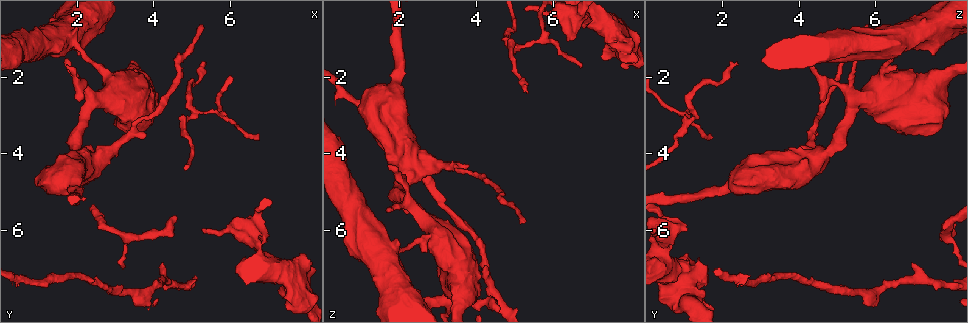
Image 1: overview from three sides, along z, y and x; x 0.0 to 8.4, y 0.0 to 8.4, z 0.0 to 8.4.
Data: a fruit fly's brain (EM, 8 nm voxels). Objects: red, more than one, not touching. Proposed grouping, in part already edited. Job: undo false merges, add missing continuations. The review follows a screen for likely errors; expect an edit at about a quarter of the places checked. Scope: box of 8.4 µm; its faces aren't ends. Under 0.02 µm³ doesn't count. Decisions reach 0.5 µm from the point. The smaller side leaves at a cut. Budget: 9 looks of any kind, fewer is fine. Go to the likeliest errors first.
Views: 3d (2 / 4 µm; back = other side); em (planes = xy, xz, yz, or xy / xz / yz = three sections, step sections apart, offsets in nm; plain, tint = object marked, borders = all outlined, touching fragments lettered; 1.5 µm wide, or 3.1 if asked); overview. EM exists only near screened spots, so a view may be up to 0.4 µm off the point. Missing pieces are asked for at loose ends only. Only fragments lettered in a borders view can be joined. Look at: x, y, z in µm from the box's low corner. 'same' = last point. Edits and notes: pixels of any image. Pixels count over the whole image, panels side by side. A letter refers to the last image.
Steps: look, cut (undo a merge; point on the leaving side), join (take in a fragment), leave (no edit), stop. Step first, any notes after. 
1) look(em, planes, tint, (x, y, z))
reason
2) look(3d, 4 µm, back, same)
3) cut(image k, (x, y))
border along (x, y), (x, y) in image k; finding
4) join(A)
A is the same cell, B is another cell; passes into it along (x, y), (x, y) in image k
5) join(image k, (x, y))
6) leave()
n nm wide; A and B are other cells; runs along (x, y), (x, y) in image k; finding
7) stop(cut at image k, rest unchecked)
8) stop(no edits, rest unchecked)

look(em, xy, step 4, tint, (7.25, 7.55, 1.45))
an open end

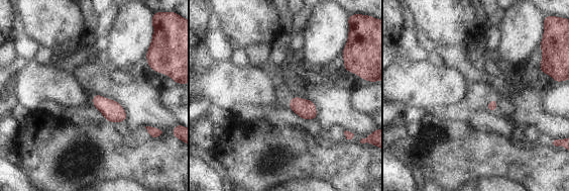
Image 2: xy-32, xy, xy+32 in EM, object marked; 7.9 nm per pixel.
look(em, planes, borders, same)

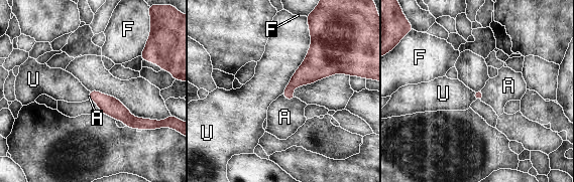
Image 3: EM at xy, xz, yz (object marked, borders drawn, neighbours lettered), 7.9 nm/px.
join(A)
A is the same cell, F and U are other cells; the neuron continues

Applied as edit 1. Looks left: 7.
look(3d, 4 µm, (1.90, 1.10, 6.50))
abrupt turn

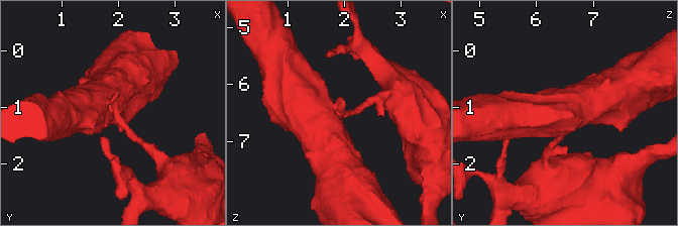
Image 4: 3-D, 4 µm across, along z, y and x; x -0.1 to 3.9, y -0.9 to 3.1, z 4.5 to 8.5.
look(em, yz, step 8, plain, (1.90, 1.15, 6.55))

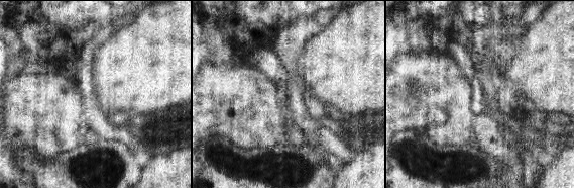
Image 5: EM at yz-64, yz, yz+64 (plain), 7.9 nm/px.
look(em, yz, step 8, borders, same)

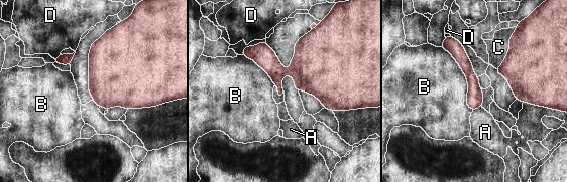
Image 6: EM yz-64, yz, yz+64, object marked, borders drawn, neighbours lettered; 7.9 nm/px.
cut(image 6, (316, 68))
A, B, C and D are other cells; two neurons meet here

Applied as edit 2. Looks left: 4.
stop(join at image 3, cut at image 6, rest unchecked)

